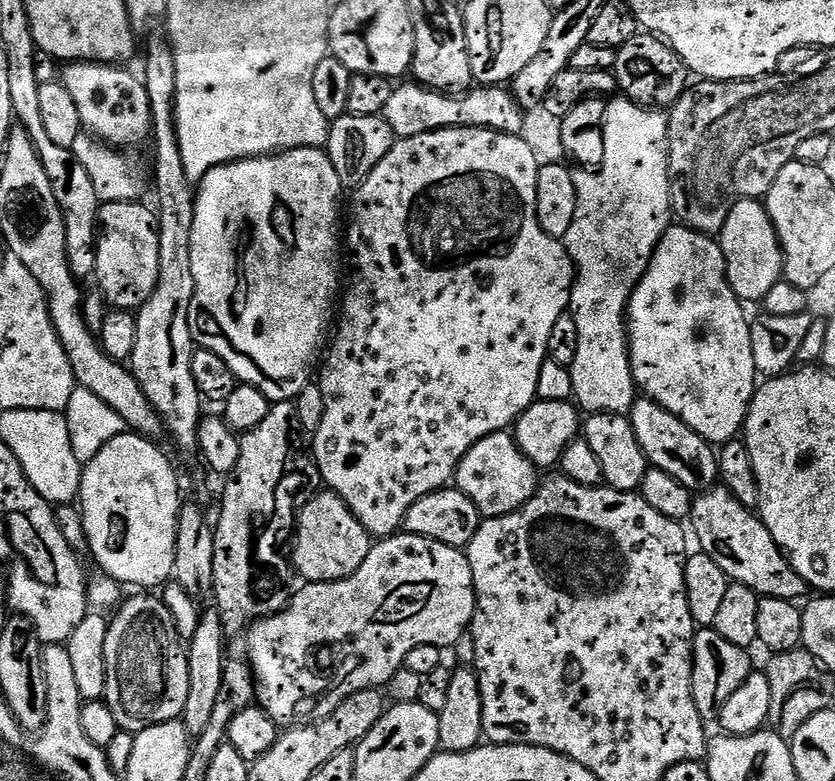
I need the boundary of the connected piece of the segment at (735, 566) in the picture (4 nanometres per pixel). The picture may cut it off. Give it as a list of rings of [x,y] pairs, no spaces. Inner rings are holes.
[[[717,486],[710,492],[699,493],[693,499],[690,528],[694,533],[695,543],[696,540],[700,543],[699,551],[714,558],[714,562],[718,562],[718,566],[722,566],[722,570],[728,575],[729,581],[754,590],[761,598],[769,596],[800,602],[809,595],[808,584],[790,566],[764,521],[726,487]]]

